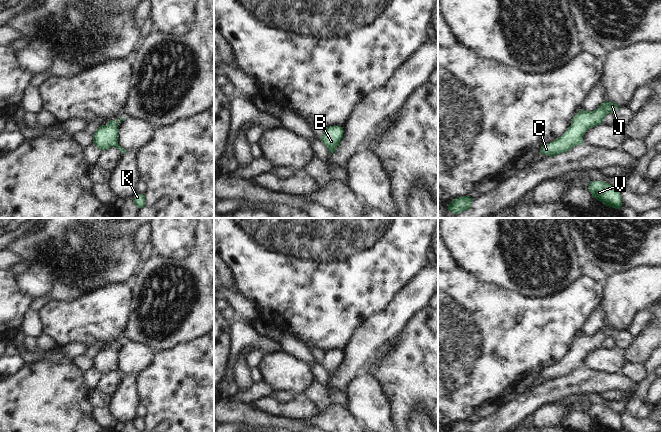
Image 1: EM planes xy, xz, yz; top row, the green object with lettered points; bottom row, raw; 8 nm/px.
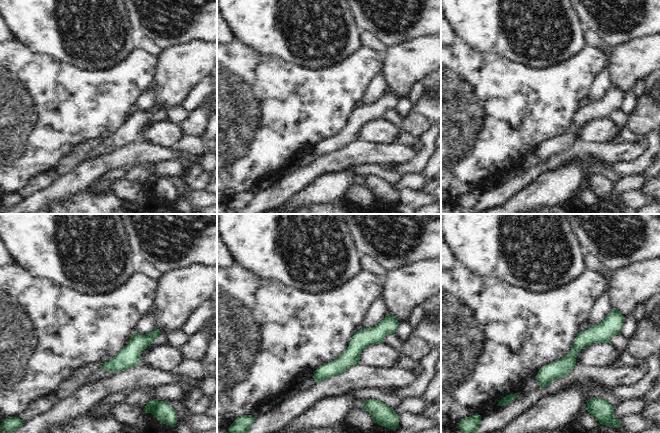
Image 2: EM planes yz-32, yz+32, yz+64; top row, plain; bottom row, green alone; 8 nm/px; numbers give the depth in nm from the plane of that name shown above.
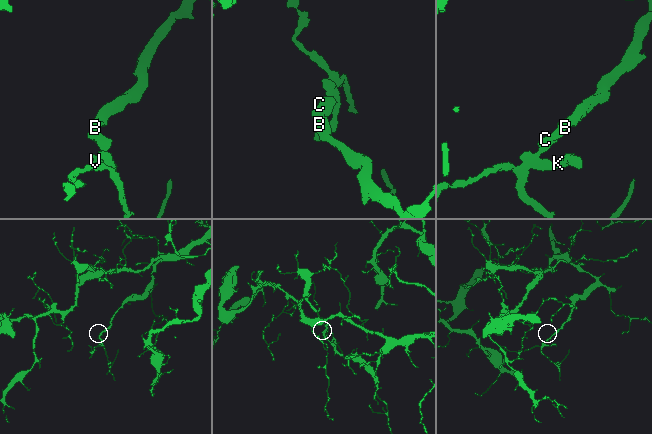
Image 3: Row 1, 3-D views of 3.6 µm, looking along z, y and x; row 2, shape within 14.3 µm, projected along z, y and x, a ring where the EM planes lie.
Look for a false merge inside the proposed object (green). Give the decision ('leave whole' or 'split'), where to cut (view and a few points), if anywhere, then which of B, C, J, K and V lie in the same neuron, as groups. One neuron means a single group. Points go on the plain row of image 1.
leave whole; no cut; B C J K V

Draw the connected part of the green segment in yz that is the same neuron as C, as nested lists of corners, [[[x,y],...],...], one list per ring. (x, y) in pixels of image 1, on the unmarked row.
[[[604,326],[596,334],[580,334],[571,345],[571,349],[551,367],[547,367],[540,372],[539,378],[553,381],[565,375],[569,375],[576,369],[583,367],[584,357],[591,351],[600,349],[607,338],[613,337],[618,333],[614,326]]]

